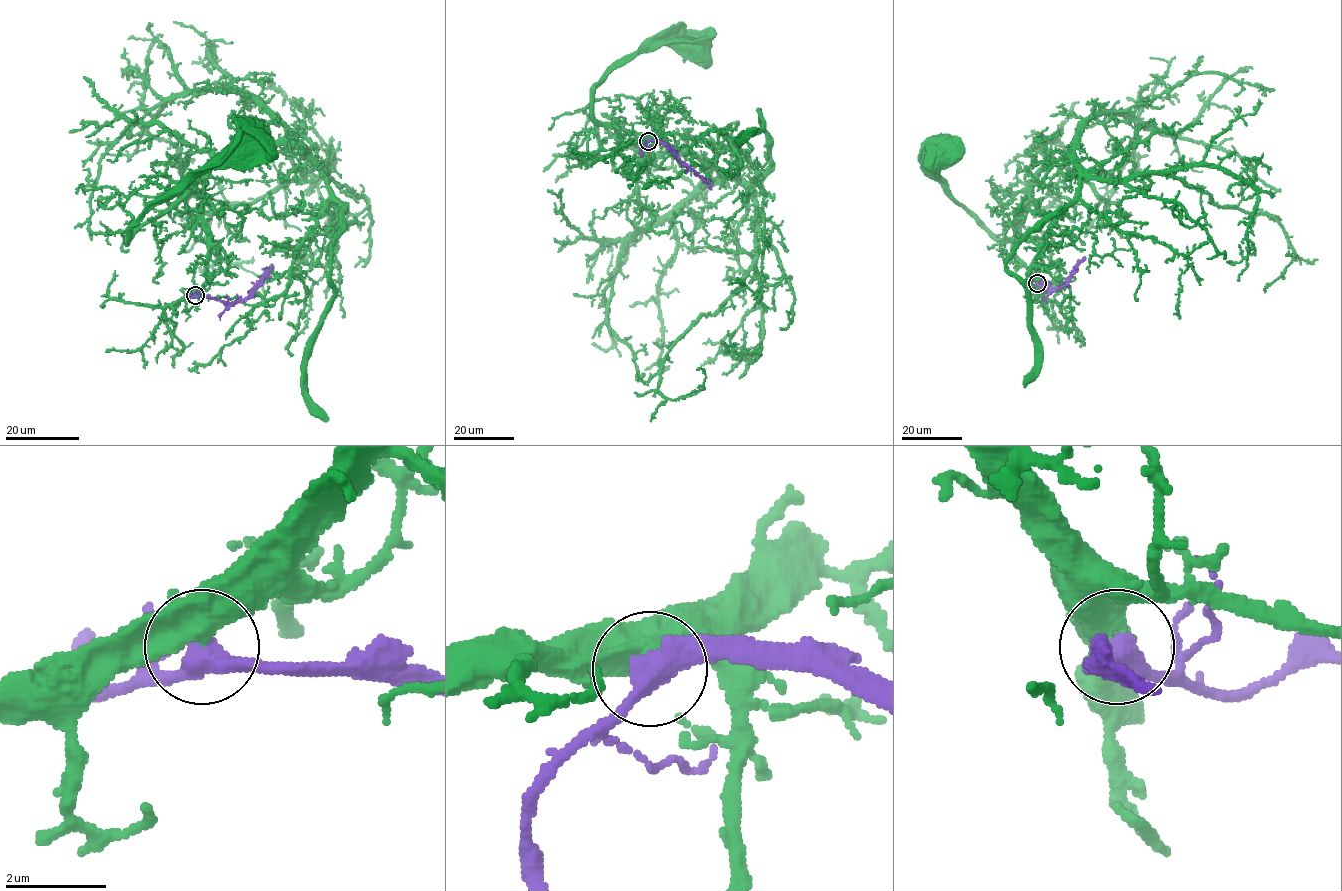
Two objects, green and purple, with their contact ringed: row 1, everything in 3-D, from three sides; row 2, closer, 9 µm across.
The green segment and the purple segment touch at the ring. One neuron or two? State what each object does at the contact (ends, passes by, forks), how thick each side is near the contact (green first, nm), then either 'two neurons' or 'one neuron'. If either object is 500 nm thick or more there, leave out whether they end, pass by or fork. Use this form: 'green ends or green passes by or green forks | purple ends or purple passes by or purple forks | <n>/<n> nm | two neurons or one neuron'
550/440 nm | one neuron

